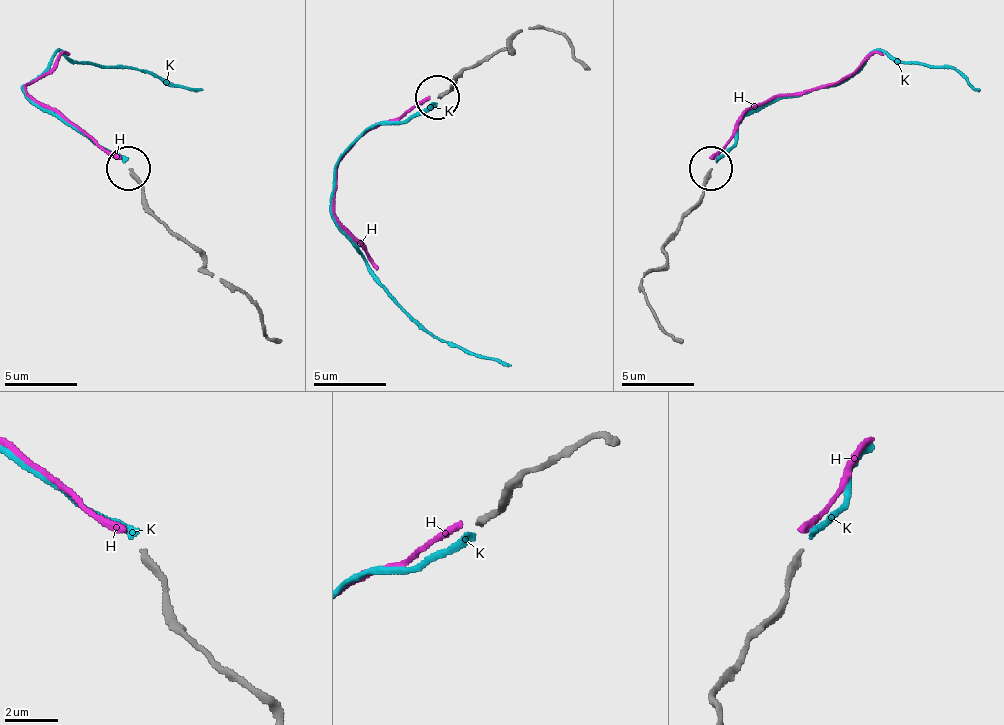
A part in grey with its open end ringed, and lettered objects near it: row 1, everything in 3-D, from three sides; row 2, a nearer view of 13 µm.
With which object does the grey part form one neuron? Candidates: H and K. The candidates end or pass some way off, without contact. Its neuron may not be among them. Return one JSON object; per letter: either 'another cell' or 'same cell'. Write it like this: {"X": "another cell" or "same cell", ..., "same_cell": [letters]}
{"H": "another cell", "K": "same cell", "same_cell": ["K"]}

